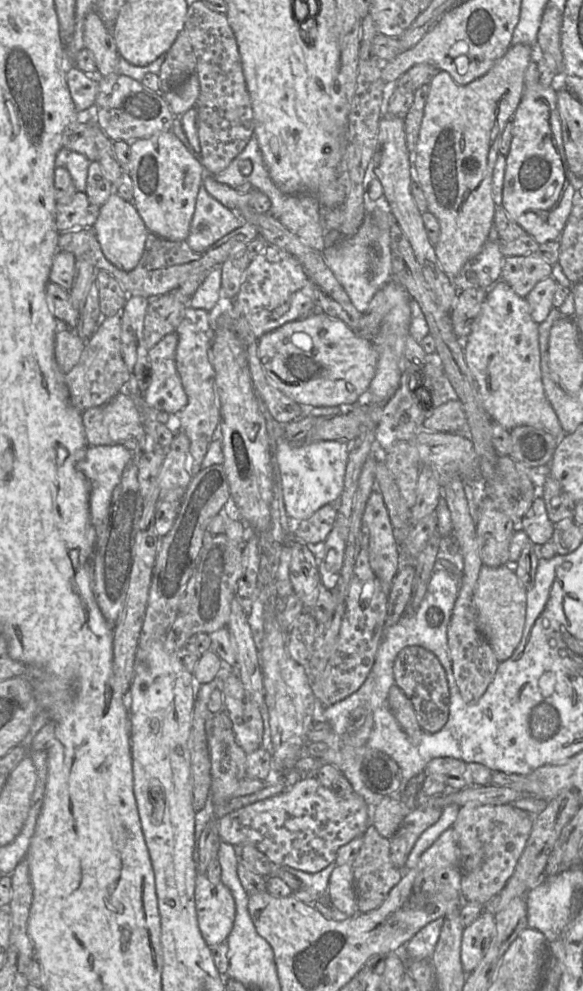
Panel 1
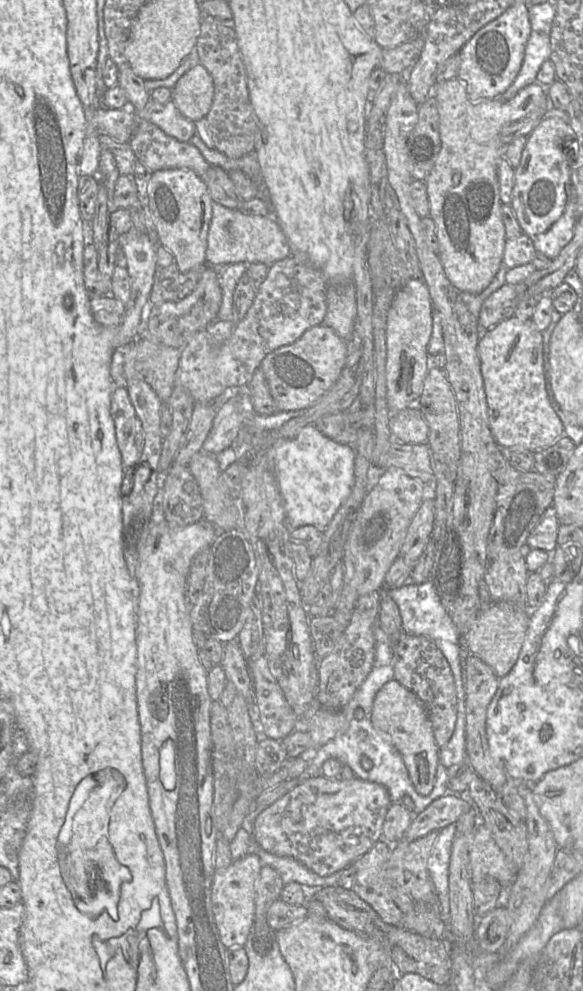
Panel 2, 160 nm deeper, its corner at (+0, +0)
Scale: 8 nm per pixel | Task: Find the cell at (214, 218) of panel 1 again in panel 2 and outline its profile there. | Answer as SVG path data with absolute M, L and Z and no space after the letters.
M212 201L212 217L206 249L209 266L219 269L231 263L260 262L269 267L290 255L288 239L274 217L249 215Z

